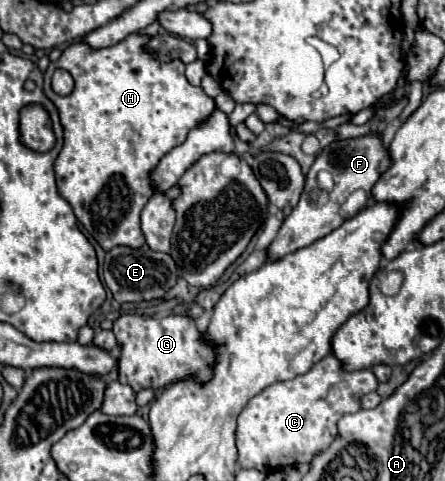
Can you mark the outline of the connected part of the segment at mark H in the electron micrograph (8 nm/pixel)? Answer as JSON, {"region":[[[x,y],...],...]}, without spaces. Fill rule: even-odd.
{"region":[[[130,34],[120,44],[102,50],[90,50],[84,42],[78,42],[68,46],[58,62],[51,62],[44,73],[43,91],[58,108],[60,124],[64,128],[64,146],[54,162],[58,194],[70,202],[76,218],[104,250],[114,246],[140,248],[144,244],[140,212],[152,196],[148,176],[154,170],[154,164],[158,164],[174,144],[182,144],[190,128],[200,124],[216,108],[214,100],[206,96],[202,88],[196,88],[186,80],[184,64],[178,64],[178,60],[158,64],[154,56],[146,56],[146,52],[142,52],[142,44],[146,44],[146,40],[148,36]],[[58,68],[70,72],[76,82],[74,92],[68,96],[58,96],[52,90],[51,77]]]}

